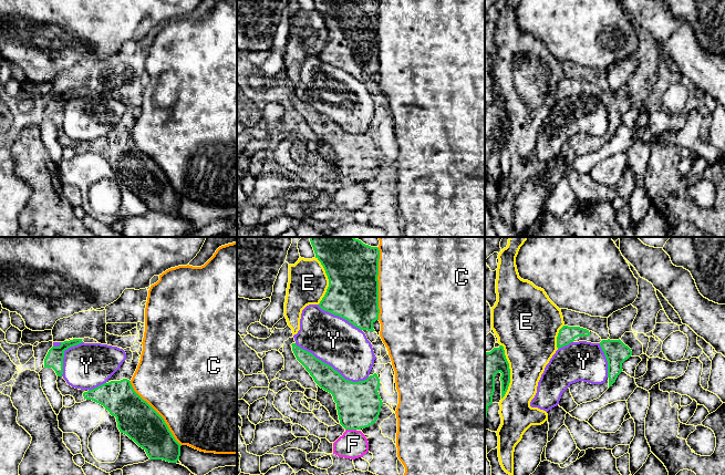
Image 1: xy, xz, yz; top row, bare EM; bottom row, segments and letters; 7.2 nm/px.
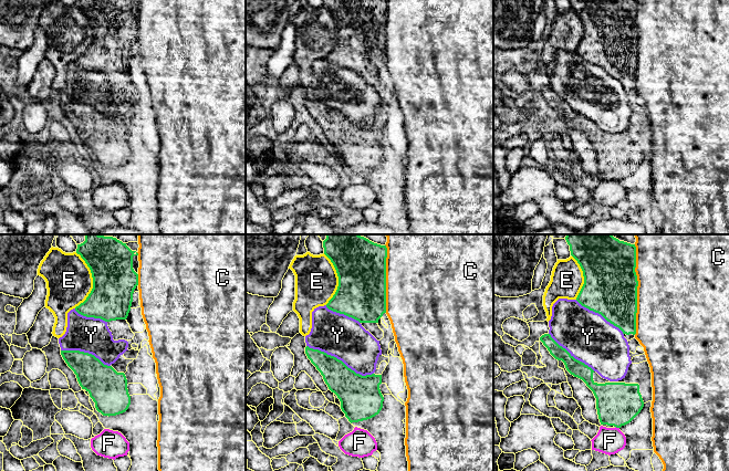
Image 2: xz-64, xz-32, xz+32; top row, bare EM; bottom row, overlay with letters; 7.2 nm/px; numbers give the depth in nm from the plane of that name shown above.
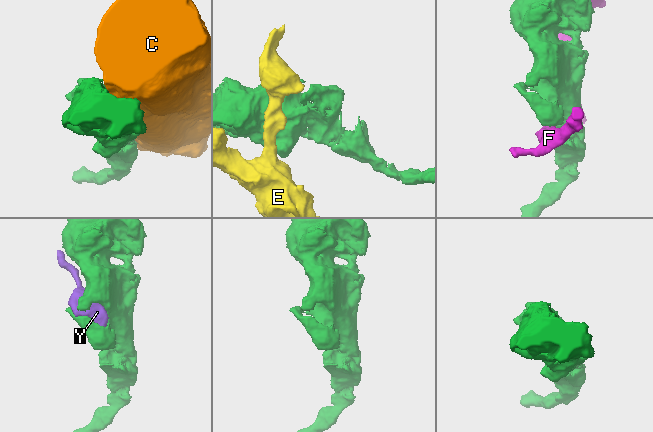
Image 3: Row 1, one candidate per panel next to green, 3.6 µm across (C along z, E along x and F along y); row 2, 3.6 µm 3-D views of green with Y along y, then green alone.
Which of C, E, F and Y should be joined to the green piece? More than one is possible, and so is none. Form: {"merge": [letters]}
{"merge": []}

